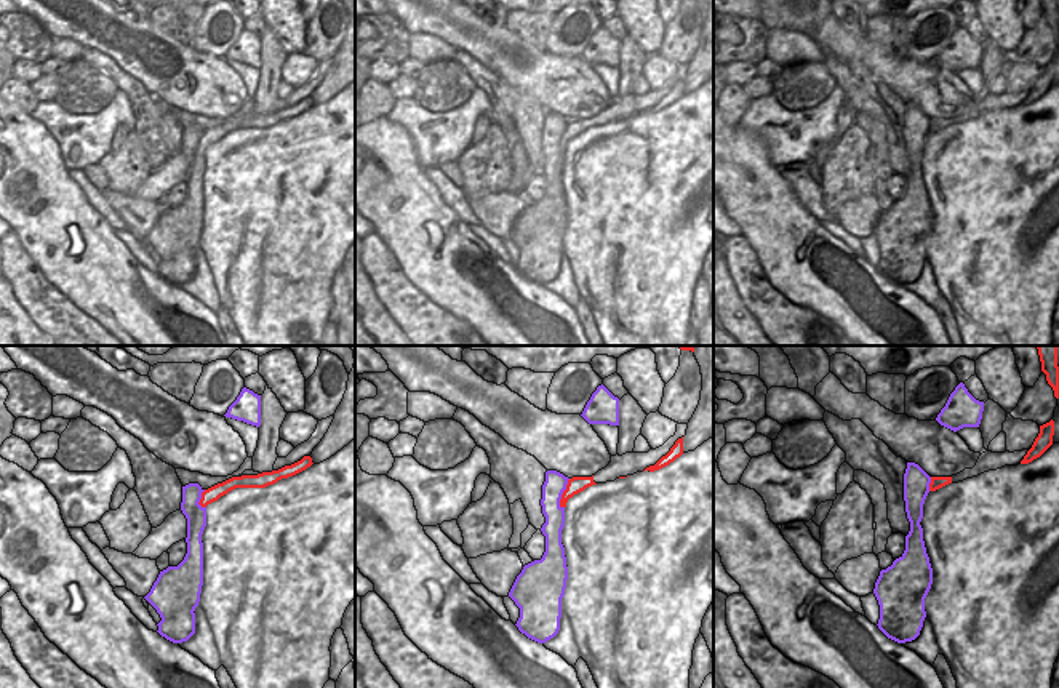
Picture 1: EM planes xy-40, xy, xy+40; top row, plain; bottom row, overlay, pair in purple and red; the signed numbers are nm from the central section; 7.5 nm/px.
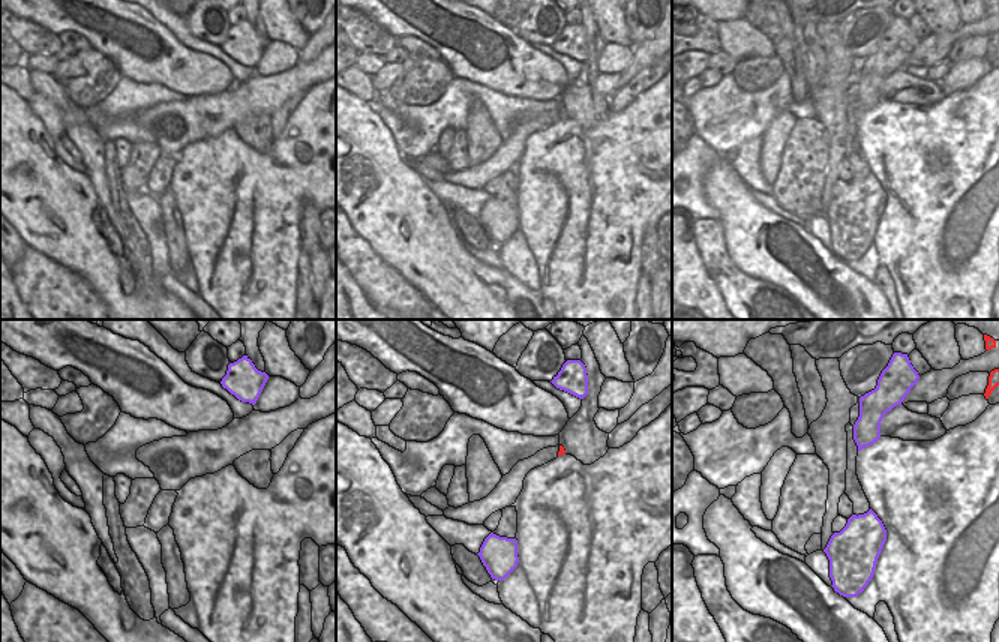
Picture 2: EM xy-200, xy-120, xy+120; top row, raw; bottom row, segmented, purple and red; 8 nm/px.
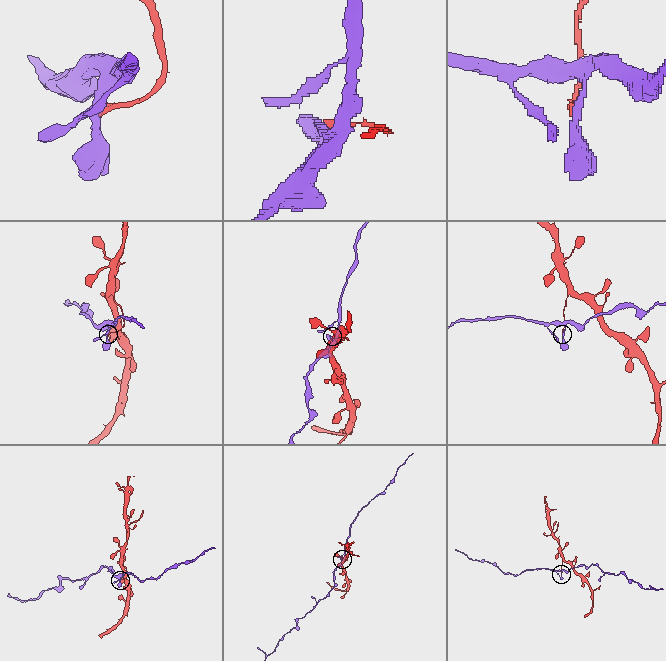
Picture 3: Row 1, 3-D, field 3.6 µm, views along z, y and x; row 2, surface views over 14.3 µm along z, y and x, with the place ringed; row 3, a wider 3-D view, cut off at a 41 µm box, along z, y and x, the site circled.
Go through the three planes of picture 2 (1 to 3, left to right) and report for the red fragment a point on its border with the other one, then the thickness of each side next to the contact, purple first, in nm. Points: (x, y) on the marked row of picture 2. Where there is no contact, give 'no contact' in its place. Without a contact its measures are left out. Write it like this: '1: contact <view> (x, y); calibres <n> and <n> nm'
1: no contact
2: no contact
3: no contact

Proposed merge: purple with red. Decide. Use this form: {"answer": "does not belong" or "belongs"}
{"answer": "does not belong"}

